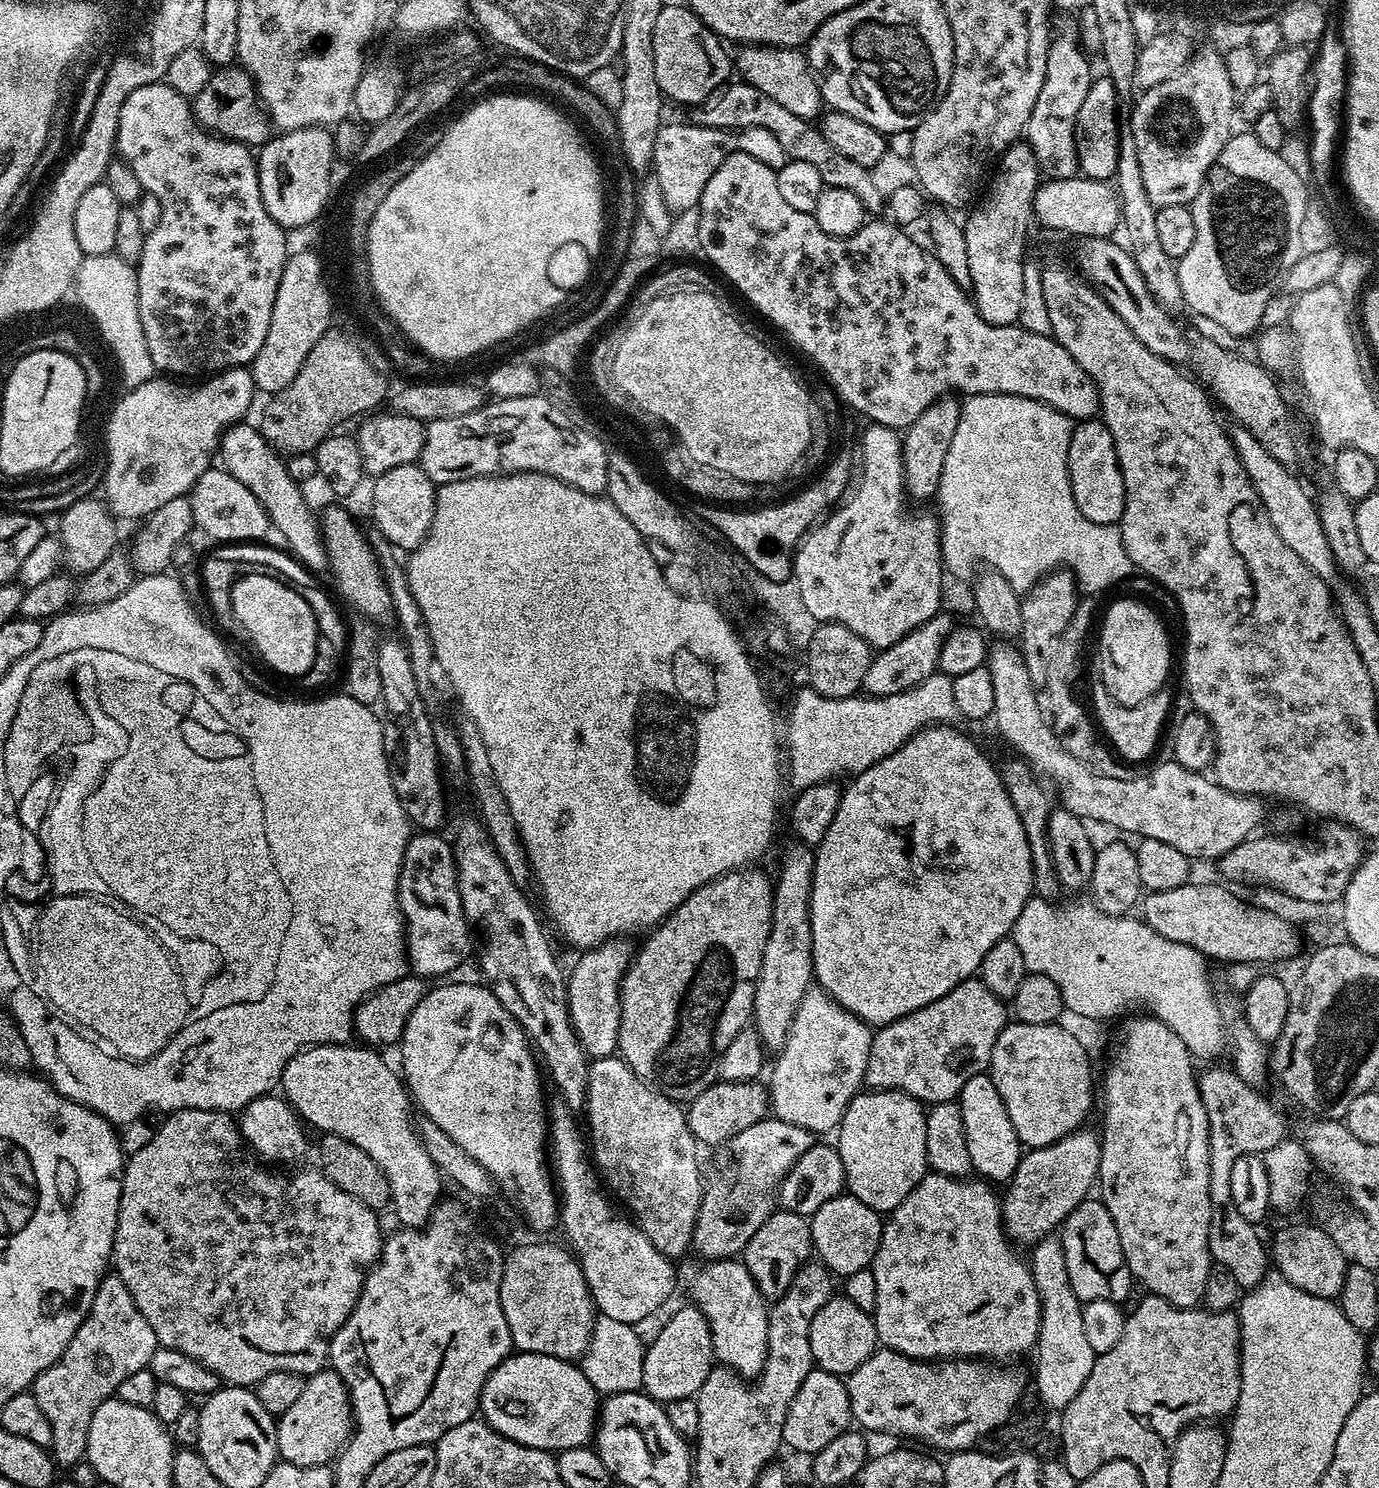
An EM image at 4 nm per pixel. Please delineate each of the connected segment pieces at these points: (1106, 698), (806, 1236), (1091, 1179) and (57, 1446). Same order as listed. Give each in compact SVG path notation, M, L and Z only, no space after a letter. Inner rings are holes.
M1099 678L1093 679L1090 712L1103 739L1119 759L1136 766L1139 765L1139 760L1146 759L1159 746L1164 723L1168 720L1168 711L1172 708L1172 700L1166 693L1167 691L1161 690L1134 706L1126 706L1112 697Z
M776 1210L750 1238L742 1253L742 1262L750 1270L758 1290L764 1297L779 1298L786 1294L798 1270L809 1263L813 1252L811 1223L805 1217L793 1212Z
M1081 1126L1075 1132L1066 1134L1058 1142L1047 1144L1041 1148L1027 1149L1021 1155L1018 1166L1014 1170L1011 1180L1007 1181L1005 1192L1002 1192L1002 1215L1004 1217L1004 1231L1009 1241L1017 1245L1033 1246L1047 1236L1053 1235L1063 1225L1064 1219L1080 1205L1089 1199L1091 1190L1098 1180L1100 1171L1100 1137L1088 1126Z
M115 1274L105 1275L96 1288L88 1317L78 1326L74 1338L70 1338L58 1362L42 1370L30 1389L38 1402L38 1410L42 1410L46 1422L50 1422L50 1451L61 1469L71 1470L85 1459L94 1410L115 1397L118 1382L148 1367L157 1347L150 1322L146 1322L142 1310L134 1306L134 1298L130 1298L130 1290L126 1290L122 1278Z

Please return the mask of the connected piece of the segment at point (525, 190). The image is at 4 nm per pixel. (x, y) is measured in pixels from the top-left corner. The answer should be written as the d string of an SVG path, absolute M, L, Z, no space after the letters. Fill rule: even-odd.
M492 94L473 103L469 112L462 113L452 125L443 129L444 137L438 146L430 150L416 163L410 174L390 190L369 224L366 261L367 280L372 285L372 295L405 337L411 343L413 340L417 344L415 347L433 361L464 360L467 356L476 356L510 339L531 320L538 319L555 304L559 305L561 299L554 285L548 284L546 266L543 264L548 252L555 250L556 244L574 241L577 248L585 248L593 254L599 253L600 239L604 236L604 184L600 181L596 156L580 141L580 132L575 128L577 125L559 107L551 108L544 100L547 99L532 94Z

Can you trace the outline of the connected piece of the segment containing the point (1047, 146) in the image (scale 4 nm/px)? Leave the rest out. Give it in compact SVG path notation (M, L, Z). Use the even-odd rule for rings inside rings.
M1064 31L1053 37L1048 45L1046 80L1034 104L1024 138L1033 150L1039 169L1051 179L1068 179L1077 175L1076 122L1078 109L1086 98L1094 74L1090 72L1089 57L1079 44L1077 35Z

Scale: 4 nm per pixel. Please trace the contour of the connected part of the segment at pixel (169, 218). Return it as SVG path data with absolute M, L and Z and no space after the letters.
M167 82L138 86L138 90L134 90L134 94L126 98L122 106L122 118L118 122L116 148L119 159L128 164L130 170L134 170L134 174L138 174L141 189L147 195L149 192L160 203L160 221L157 222L156 229L148 232L146 242L142 246L142 258L139 264L135 265L138 278L138 310L142 318L142 330L146 334L146 346L150 350L153 369L160 374L188 378L184 376L196 376L199 372L215 374L225 372L228 368L251 365L254 354L258 354L258 350L262 350L262 342L266 342L266 330L270 330L270 314L274 310L274 298L278 293L279 279L282 278L283 268L290 255L289 233L278 222L274 222L274 218L270 218L262 202L262 190L258 182L256 156L253 149L236 140L226 140L223 136L217 136L203 128L196 121L189 97L178 94L178 90L174 90Z

